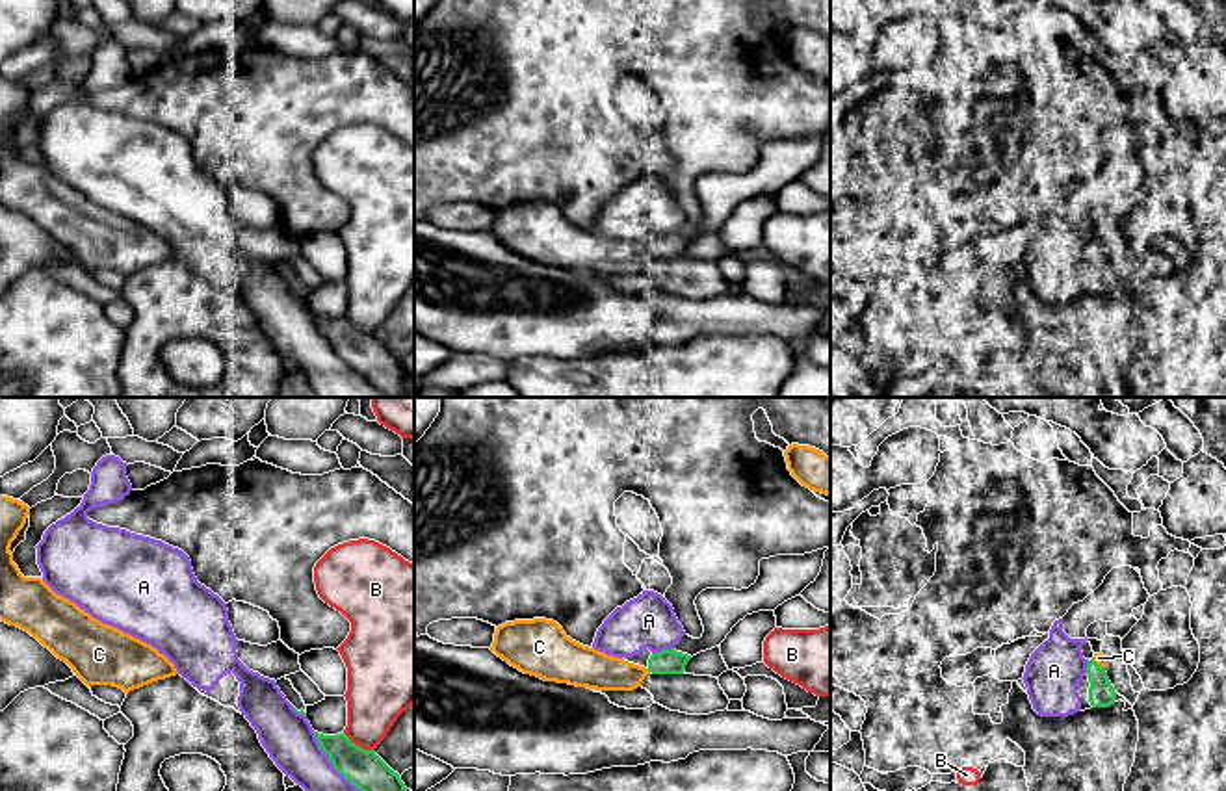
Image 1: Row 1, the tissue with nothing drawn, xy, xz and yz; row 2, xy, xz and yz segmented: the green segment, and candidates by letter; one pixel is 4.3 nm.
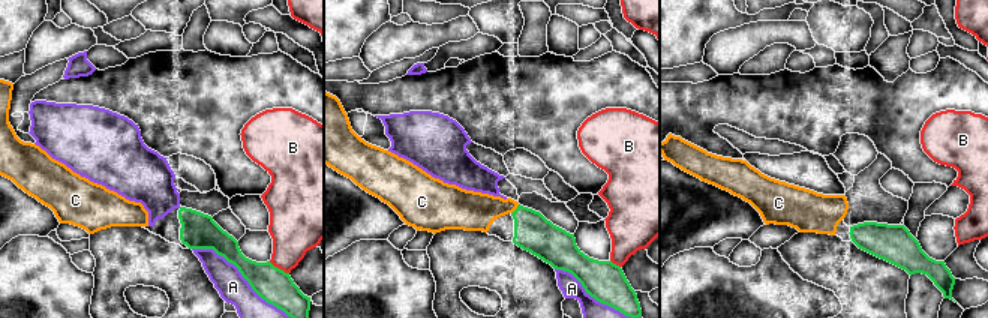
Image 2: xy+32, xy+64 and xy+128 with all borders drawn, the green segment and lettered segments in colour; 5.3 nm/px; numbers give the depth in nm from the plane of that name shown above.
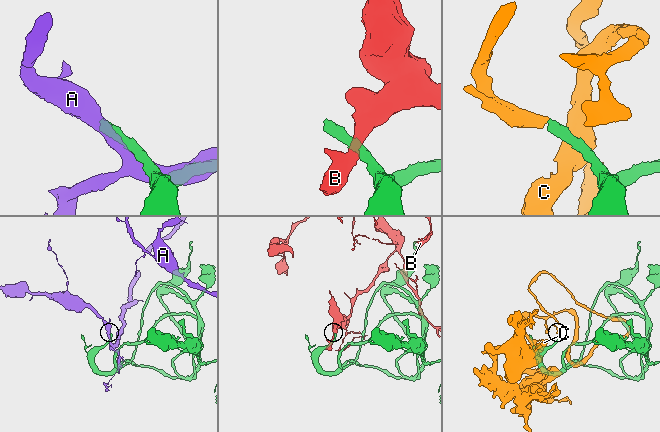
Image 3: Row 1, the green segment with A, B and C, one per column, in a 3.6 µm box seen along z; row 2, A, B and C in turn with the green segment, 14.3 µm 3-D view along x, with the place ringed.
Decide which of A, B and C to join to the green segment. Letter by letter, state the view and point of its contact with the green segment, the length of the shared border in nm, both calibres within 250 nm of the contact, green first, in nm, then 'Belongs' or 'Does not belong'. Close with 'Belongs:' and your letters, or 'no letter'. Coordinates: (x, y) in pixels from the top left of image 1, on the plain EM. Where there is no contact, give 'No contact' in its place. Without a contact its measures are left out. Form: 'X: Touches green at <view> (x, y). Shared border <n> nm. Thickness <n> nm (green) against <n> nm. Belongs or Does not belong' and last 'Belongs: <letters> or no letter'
A: Touches green at xy (350, 364). Shared border 500 nm. Thickness 170 nm (green) against 240 nm. Does not belong
B: Touches green at xy (359, 331). Shared border 160 nm. Thickness 170 nm (green) against 280 nm. Does not belong
C: Touches green at yz (1096, 247). Shared border 80 nm. Thickness 110 nm (green) against 50 nm. Belongs
Belongs: C

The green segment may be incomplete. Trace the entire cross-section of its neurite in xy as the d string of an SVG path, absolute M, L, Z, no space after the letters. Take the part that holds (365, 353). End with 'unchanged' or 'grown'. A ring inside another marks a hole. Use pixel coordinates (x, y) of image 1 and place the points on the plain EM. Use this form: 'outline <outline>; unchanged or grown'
outline M316 318L320 332L333 351L375 388L388 396L405 397L405 368L375 334L357 331L346 318Z; unchanged

